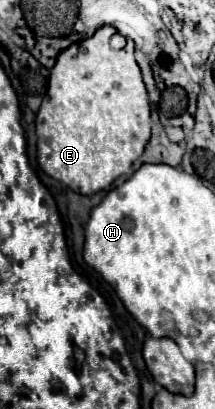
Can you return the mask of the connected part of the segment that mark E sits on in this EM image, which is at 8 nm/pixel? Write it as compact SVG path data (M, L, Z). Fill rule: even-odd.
M104 25L100 27L92 37L80 41L80 43L74 43L70 45L68 49L64 49L58 59L56 59L56 65L52 67L52 73L50 73L50 83L48 83L48 93L42 101L42 107L36 115L36 135L38 135L38 163L40 167L54 179L62 181L64 185L68 185L72 191L76 193L82 193L82 195L92 195L96 191L102 191L102 189L108 189L118 177L122 175L128 175L132 171L132 163L142 155L148 139L150 139L150 101L148 101L148 93L146 93L146 87L144 87L144 81L142 81L142 73L140 73L140 67L134 59L134 41L132 39L126 39L126 45L122 49L114 49L110 45L110 39L112 35L116 35L118 31L110 25Z

